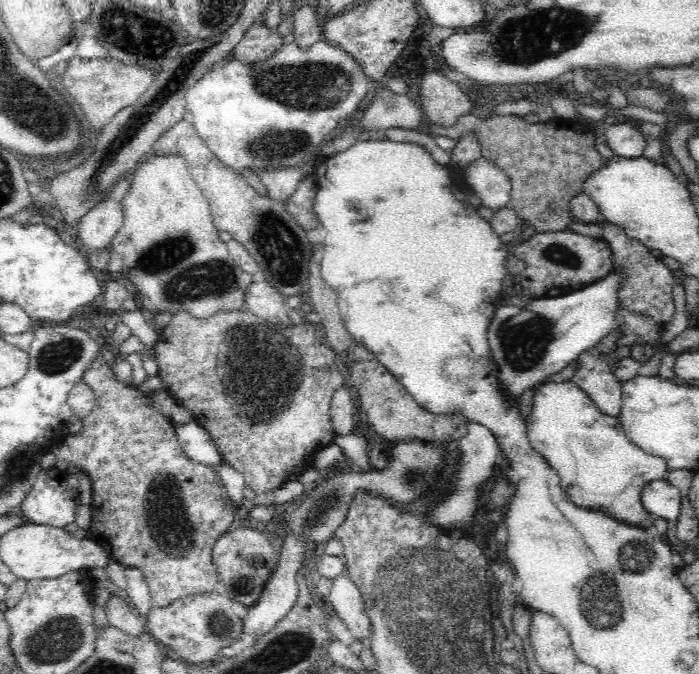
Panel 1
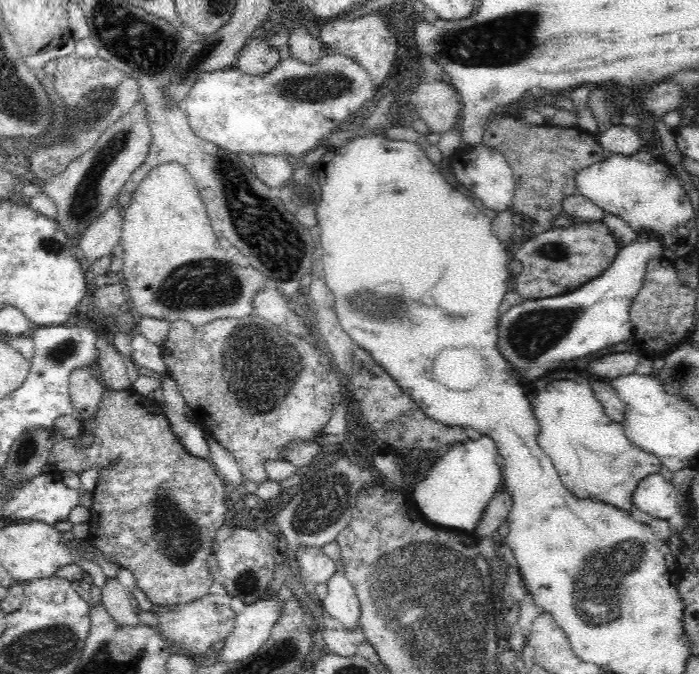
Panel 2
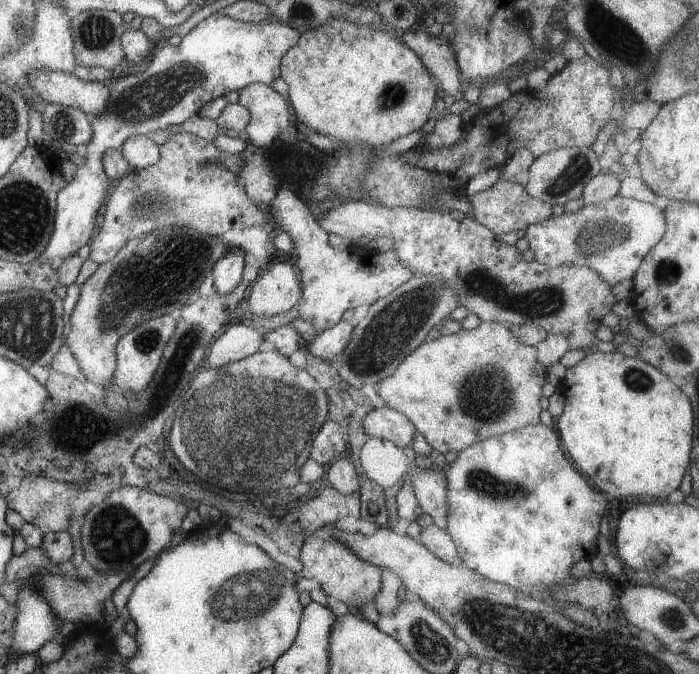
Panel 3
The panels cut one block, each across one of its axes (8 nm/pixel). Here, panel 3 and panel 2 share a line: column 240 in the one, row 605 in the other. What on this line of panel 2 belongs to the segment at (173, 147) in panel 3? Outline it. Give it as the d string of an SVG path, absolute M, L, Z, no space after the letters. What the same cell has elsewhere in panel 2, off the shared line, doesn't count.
M209 594L194 602L180 604L174 612L159 616L159 633L168 643L183 649L188 656L201 656L213 642L224 640L234 628L235 618L229 595Z

